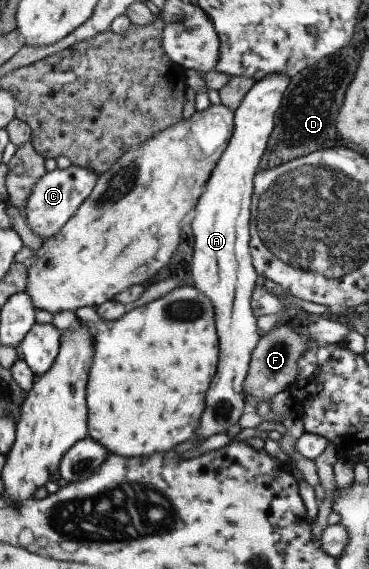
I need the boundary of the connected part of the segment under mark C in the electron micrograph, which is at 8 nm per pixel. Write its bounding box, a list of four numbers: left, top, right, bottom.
[22,164,97,240]

